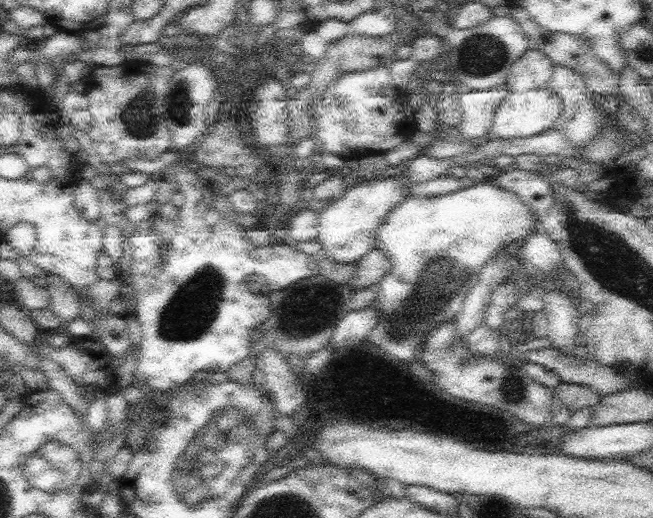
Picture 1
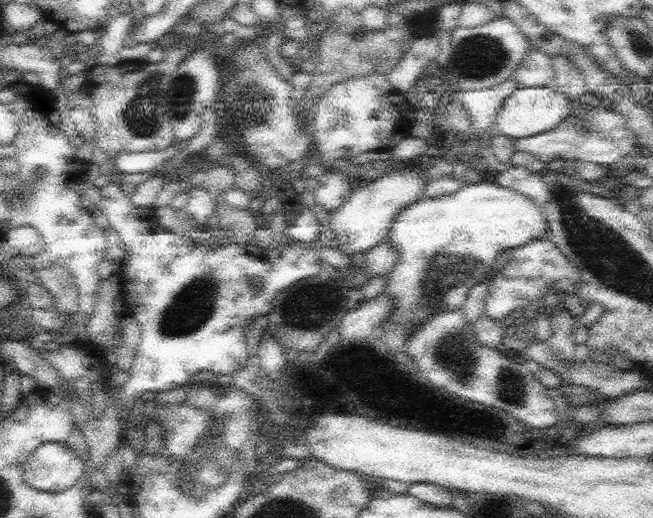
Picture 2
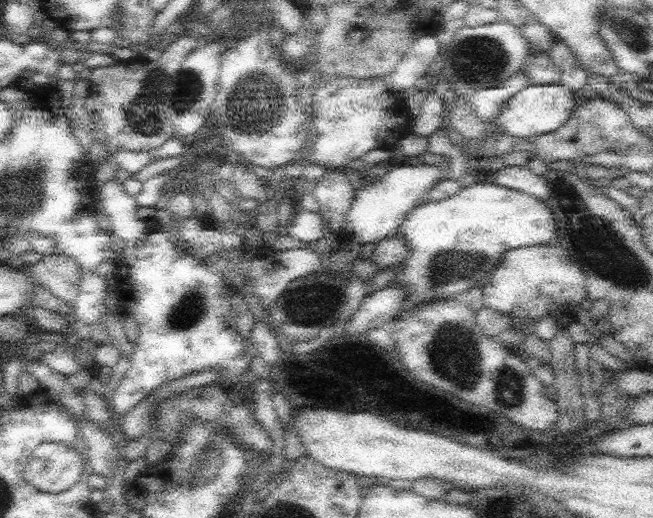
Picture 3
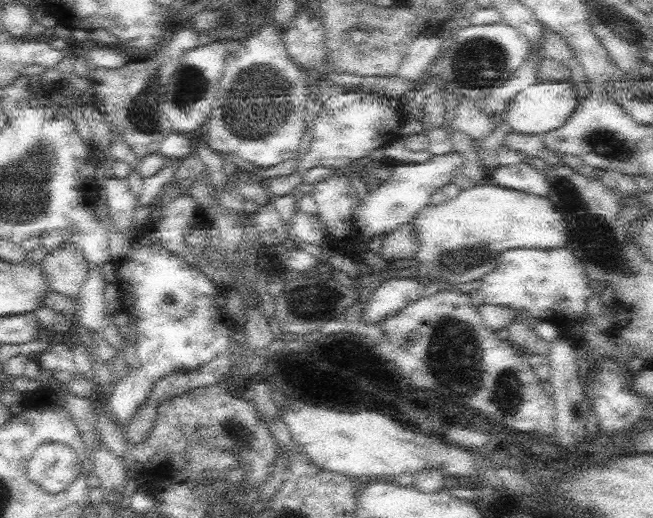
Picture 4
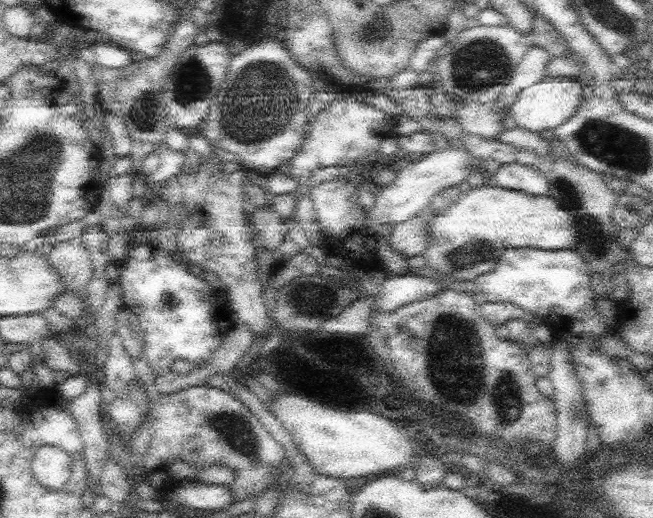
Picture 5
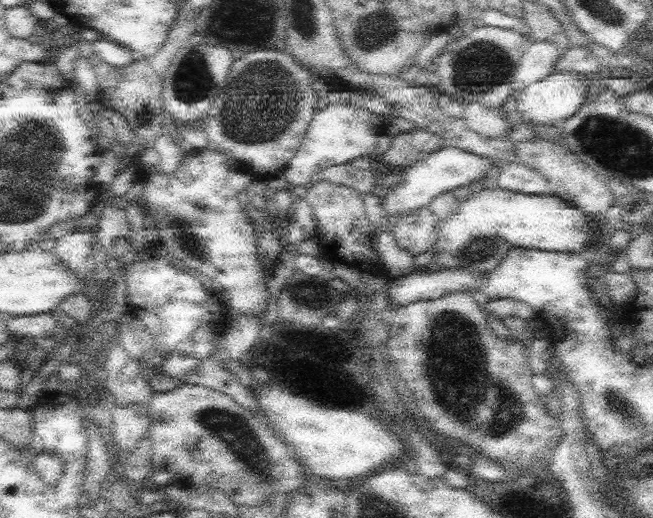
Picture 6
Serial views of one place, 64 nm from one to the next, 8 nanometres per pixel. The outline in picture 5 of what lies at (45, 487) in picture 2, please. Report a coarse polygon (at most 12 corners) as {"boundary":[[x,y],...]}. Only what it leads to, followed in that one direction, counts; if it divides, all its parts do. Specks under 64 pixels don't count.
{"boundary":[[41,446],[31,474],[59,492],[73,474],[73,458],[59,446]]}

